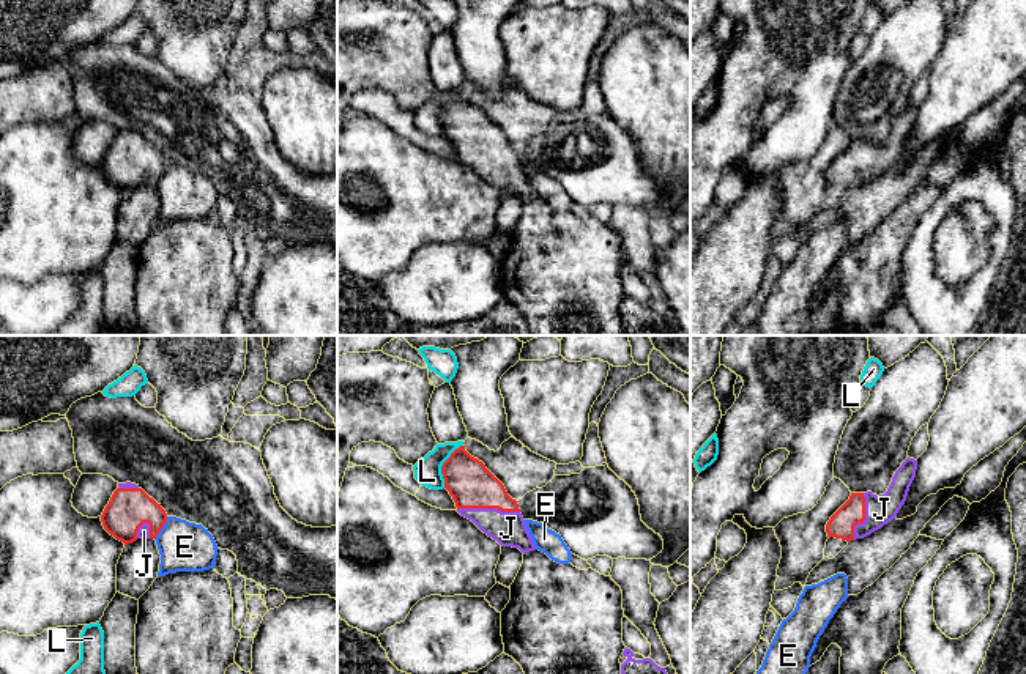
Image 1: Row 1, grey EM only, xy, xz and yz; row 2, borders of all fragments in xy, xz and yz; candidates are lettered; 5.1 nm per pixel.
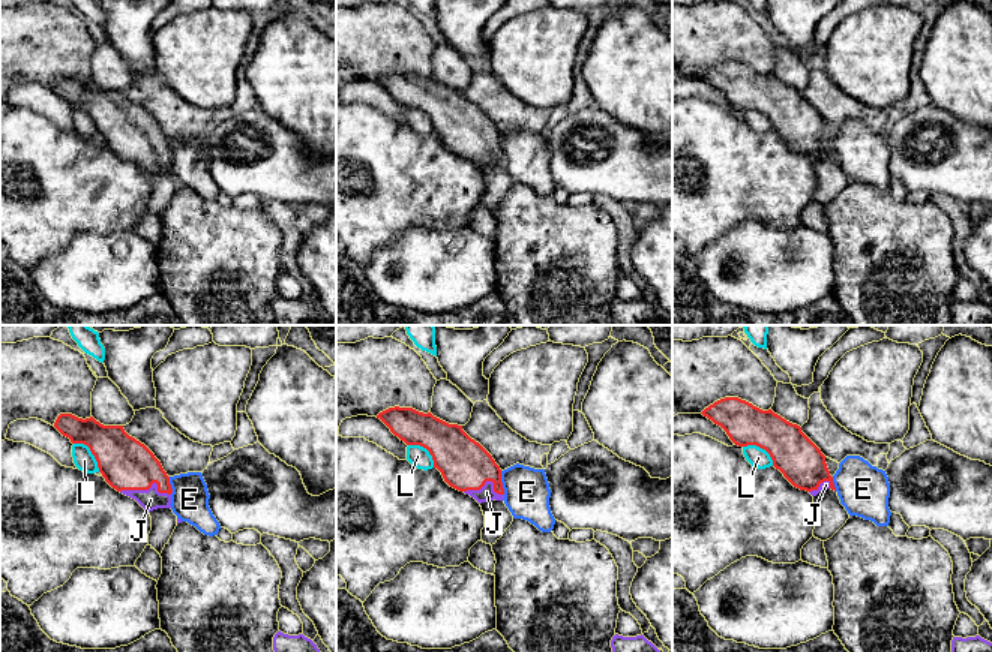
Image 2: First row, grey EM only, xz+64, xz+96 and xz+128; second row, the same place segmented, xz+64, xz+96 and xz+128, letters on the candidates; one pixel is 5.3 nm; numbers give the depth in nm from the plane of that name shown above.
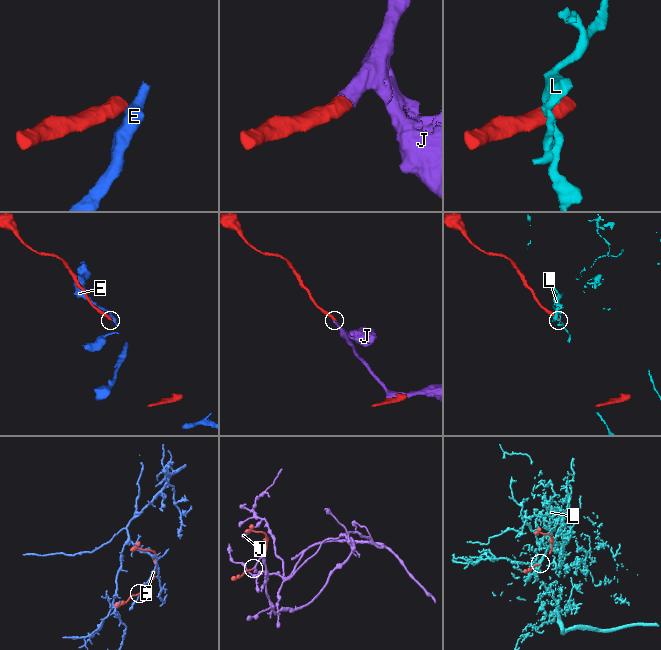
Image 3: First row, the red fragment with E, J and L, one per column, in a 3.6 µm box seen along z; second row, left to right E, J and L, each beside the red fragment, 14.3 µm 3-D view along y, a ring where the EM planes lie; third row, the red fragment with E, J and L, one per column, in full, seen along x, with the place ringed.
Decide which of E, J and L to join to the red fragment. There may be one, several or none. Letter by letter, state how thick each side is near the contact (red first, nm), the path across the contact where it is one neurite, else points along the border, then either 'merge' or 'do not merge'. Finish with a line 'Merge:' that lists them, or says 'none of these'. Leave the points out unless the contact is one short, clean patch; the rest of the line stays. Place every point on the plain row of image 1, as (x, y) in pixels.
E: 220/260 nm | along xy (167, 164), (155, 186) | do not merge
J: 240/180 nm | merge
L: 240/140 nm | do not merge
Merge: J

